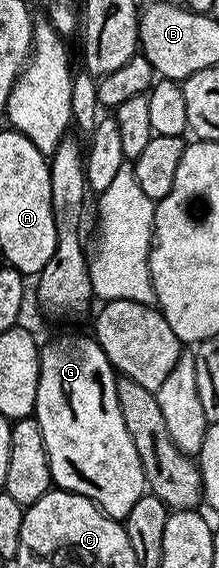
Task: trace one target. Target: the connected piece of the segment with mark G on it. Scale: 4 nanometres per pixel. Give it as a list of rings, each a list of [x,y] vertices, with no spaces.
[[[60,334],[40,346],[34,417],[42,428],[53,483],[59,489],[86,496],[111,518],[123,520],[146,487],[138,448],[134,448],[122,421],[122,408],[118,408],[117,377],[95,337]]]

